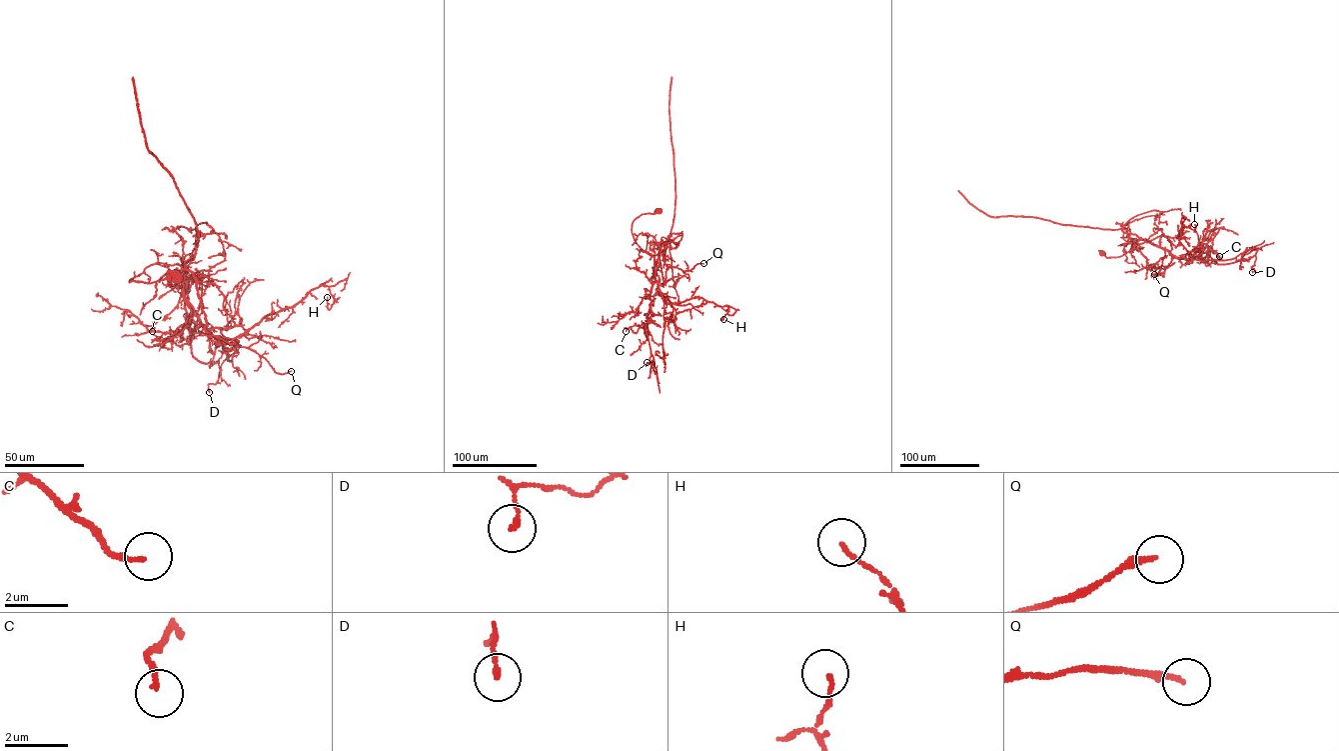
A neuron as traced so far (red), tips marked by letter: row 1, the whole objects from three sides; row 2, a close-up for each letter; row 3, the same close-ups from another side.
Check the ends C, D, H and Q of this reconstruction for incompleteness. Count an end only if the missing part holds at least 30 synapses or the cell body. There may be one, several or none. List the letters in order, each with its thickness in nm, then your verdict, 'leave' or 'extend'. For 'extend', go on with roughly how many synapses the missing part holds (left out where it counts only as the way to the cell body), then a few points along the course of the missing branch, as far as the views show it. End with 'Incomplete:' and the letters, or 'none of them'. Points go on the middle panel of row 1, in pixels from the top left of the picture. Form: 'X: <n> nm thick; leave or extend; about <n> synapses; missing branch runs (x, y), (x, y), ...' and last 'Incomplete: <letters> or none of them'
C: 160 nm thick; leave
D: 140 nm thick; leave
H: 120 nm thick; leave
Q: 200 nm thick; leave
Incomplete: none of them

